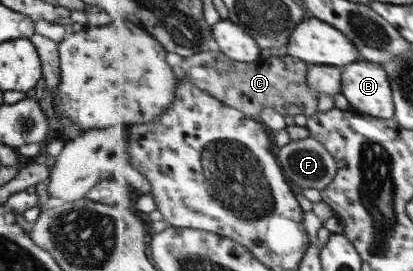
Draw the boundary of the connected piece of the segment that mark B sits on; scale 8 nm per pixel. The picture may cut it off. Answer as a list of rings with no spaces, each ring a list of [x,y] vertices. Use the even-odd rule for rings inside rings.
[[[359,60],[342,72],[342,93],[353,112],[374,118],[396,116],[394,90],[387,70],[379,63]]]

